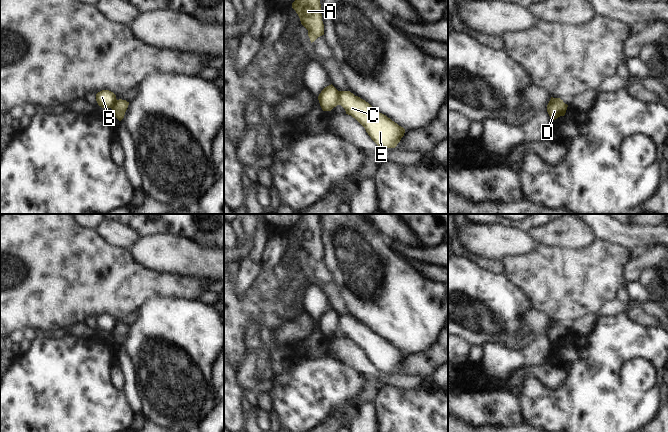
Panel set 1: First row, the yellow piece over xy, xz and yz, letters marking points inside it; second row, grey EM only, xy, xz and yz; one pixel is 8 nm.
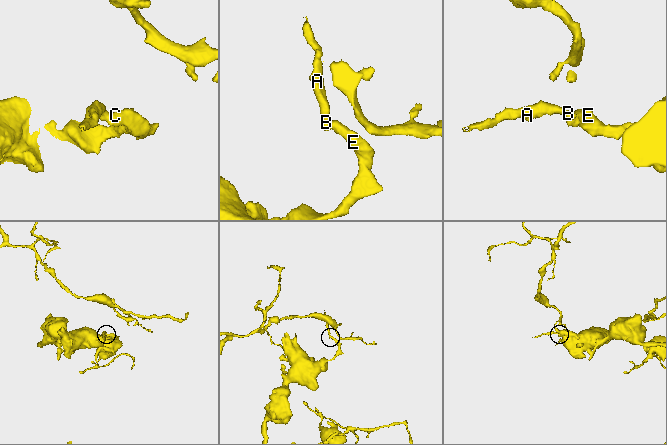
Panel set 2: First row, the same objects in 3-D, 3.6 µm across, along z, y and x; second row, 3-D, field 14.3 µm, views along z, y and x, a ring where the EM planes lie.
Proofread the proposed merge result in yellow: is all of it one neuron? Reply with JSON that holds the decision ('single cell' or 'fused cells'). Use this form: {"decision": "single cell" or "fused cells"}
{"decision": "fused cells"}

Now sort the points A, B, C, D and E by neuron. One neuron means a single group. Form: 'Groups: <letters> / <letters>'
Groups: A B / C D E.

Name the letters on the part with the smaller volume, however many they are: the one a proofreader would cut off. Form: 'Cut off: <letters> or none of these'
Cut off: A, B

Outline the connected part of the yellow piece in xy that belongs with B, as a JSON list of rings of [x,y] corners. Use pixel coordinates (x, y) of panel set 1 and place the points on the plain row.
[[[102,314],[96,318],[96,325],[102,332],[112,332],[116,324],[116,319],[109,314]]]

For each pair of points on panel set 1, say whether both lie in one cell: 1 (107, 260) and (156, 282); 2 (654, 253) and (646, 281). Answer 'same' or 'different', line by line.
1: same
2: different

